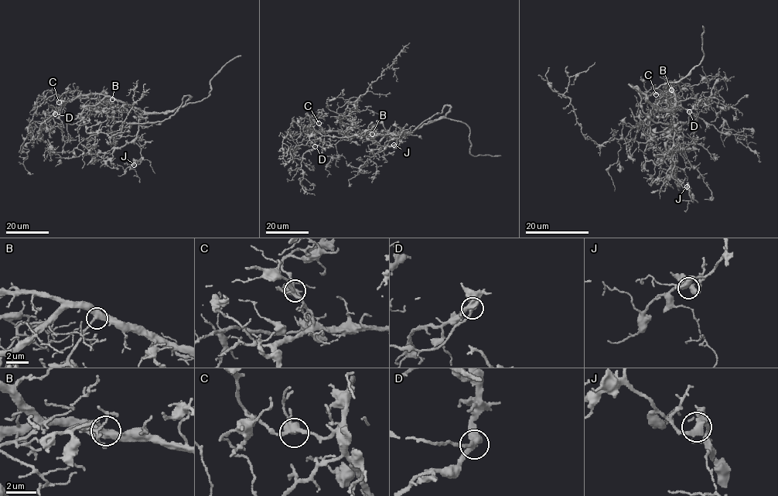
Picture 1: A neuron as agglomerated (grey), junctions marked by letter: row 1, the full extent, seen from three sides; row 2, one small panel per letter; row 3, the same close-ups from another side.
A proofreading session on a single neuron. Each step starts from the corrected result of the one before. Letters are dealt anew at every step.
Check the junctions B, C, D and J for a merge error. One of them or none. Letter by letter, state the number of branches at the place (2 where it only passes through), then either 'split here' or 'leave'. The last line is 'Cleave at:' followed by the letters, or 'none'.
B: 3 branches meet; leave
C: 3 branches meet; leave
D: 3 branches meet; leave
J: 3 branches meet; leave
Cleave at: none

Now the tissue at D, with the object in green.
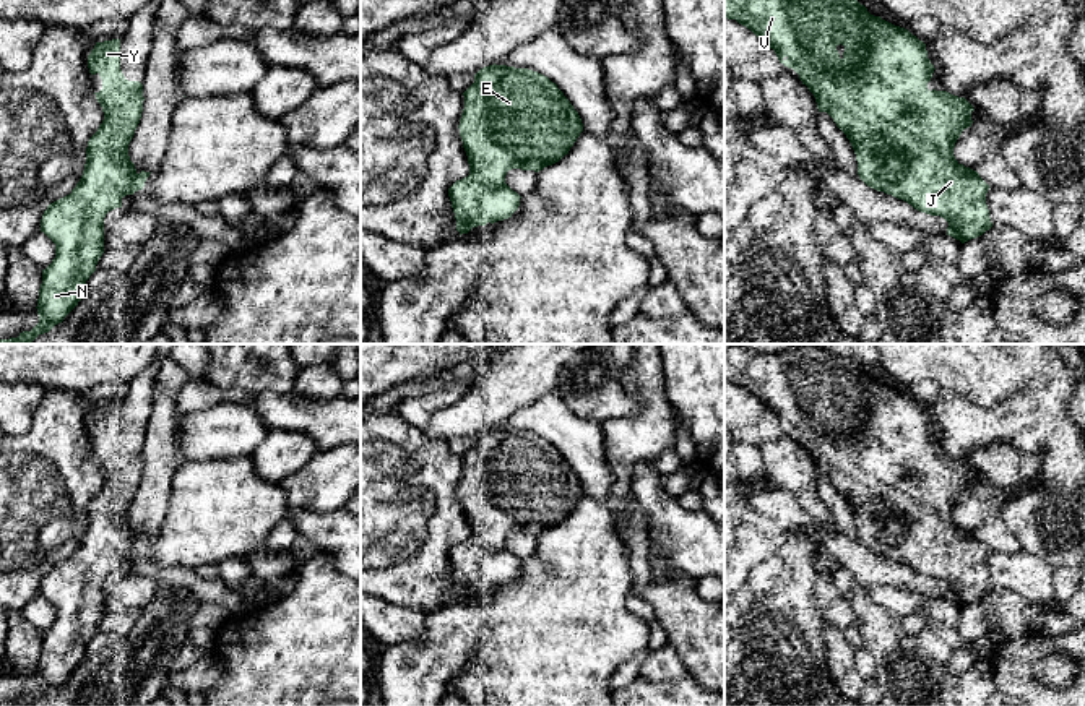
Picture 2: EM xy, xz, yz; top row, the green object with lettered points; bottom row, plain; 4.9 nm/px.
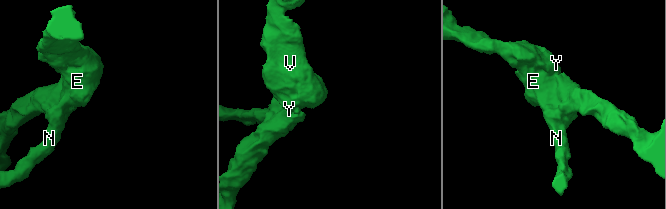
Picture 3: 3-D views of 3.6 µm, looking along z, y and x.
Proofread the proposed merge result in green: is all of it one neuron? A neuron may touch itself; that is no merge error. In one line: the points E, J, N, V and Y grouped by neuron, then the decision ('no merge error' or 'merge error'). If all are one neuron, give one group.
E J N V Y | no merge error

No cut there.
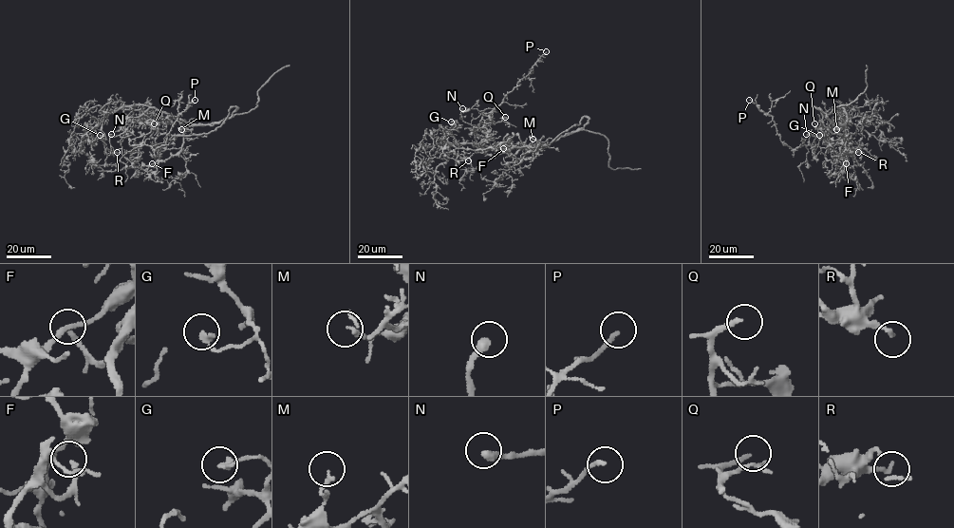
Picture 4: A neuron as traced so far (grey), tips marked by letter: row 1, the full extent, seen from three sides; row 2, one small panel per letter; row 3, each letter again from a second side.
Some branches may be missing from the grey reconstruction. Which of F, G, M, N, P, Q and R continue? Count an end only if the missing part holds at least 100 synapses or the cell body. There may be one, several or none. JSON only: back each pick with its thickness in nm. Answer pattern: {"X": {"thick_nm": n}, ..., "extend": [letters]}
{"F": {"thick_nm": 200}, "N": {"thick_nm": 360}, "Q": {"thick_nm": 180}, "extend": ["F", "N", "Q"]}

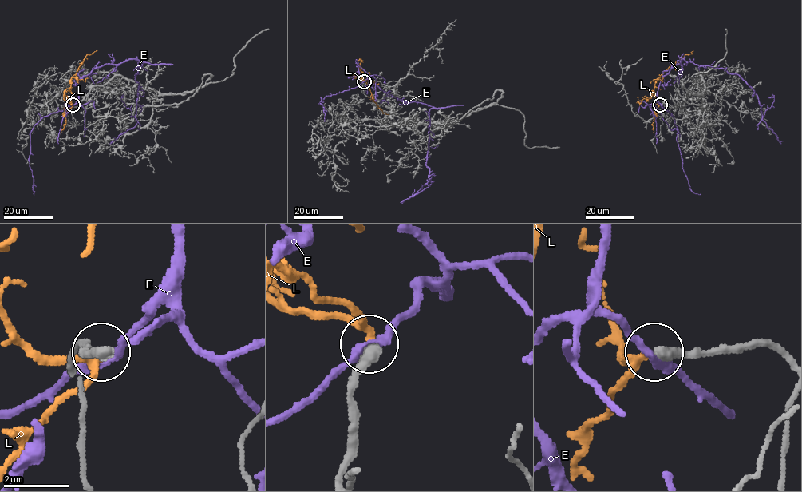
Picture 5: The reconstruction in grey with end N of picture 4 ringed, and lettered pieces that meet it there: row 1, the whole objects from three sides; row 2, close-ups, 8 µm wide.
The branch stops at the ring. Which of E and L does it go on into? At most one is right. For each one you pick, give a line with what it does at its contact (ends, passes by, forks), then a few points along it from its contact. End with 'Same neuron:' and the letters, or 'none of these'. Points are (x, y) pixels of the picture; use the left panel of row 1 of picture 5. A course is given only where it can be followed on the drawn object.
L: It passes by. Its course: (73, 105), (68, 105), (64, 99), (65, 91), (70, 86), (70, 79), (85, 57), (98, 49)
Same neuron: L

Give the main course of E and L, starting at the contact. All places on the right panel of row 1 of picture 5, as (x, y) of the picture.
E: (661, 105), (656, 101), (659, 83), (682, 59), (724, 69), (752, 89), (762, 120), (780, 144)
L: (660, 105), (655, 99), (655, 81), (693, 49)

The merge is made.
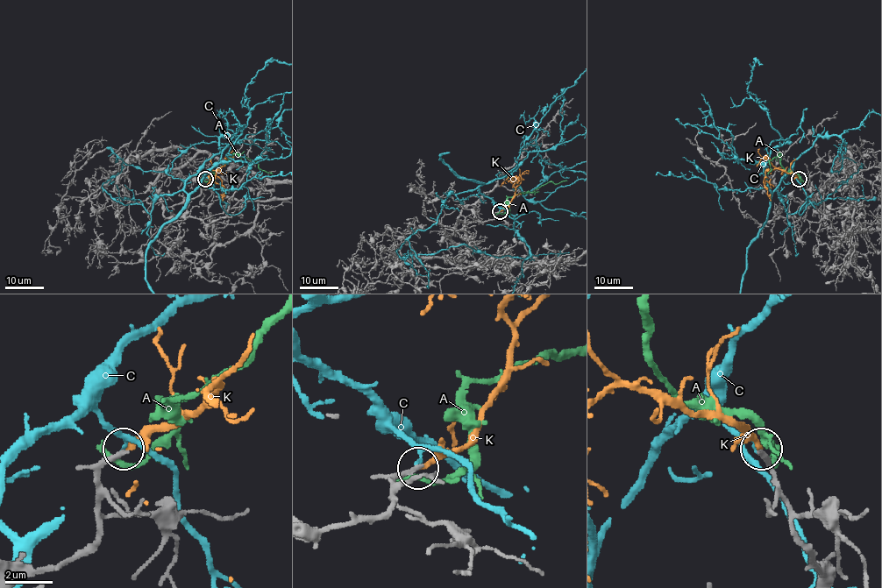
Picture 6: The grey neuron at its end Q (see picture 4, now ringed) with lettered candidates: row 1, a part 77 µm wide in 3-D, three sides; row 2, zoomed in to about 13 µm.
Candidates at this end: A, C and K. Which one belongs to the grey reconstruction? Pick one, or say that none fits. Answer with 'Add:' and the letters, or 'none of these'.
Add: K

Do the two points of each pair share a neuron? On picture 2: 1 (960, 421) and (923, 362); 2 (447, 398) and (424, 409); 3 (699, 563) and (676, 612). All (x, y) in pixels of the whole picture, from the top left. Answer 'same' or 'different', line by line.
1: different
2: same
3: different

